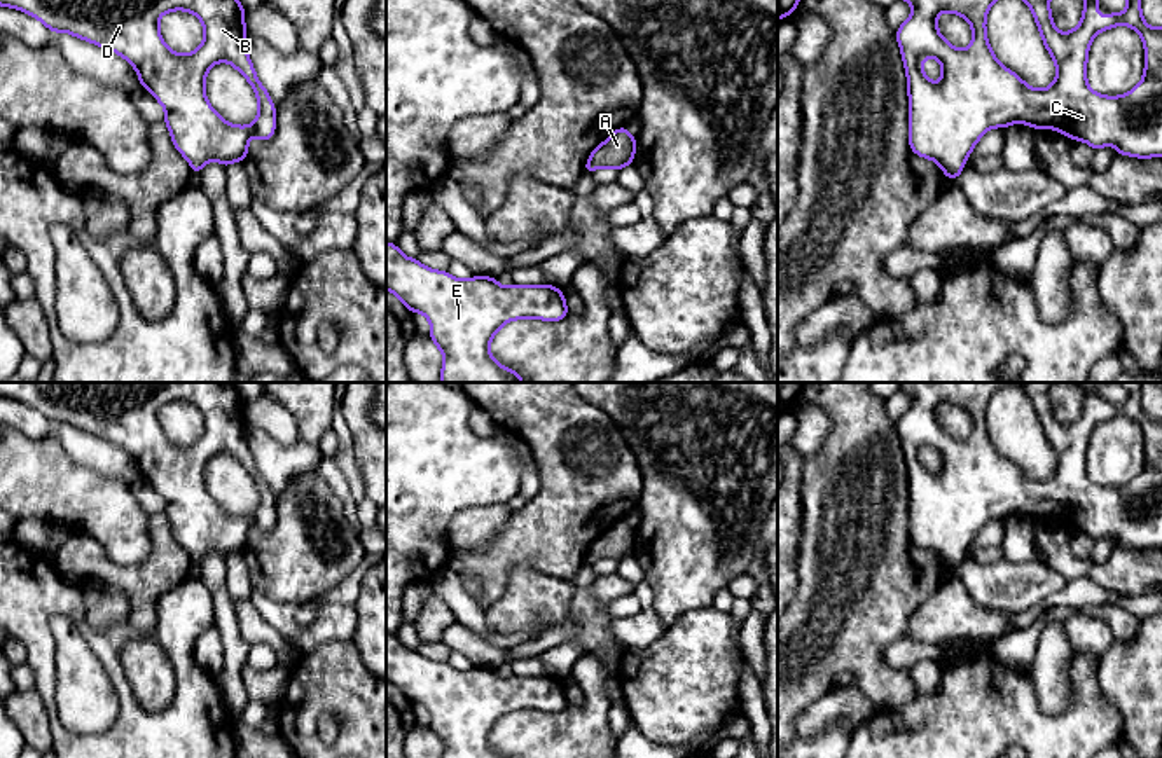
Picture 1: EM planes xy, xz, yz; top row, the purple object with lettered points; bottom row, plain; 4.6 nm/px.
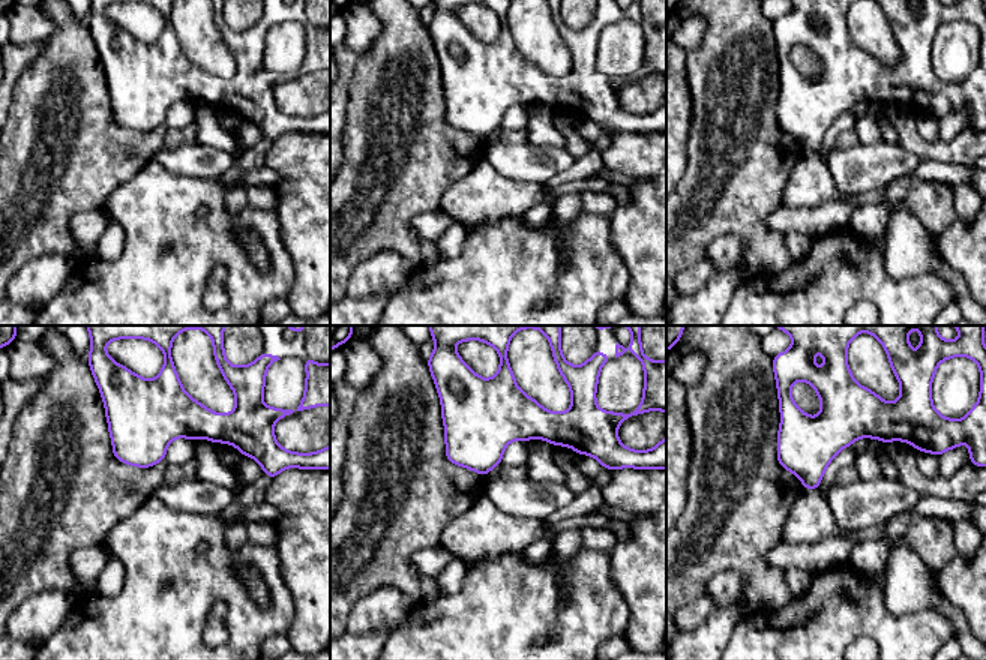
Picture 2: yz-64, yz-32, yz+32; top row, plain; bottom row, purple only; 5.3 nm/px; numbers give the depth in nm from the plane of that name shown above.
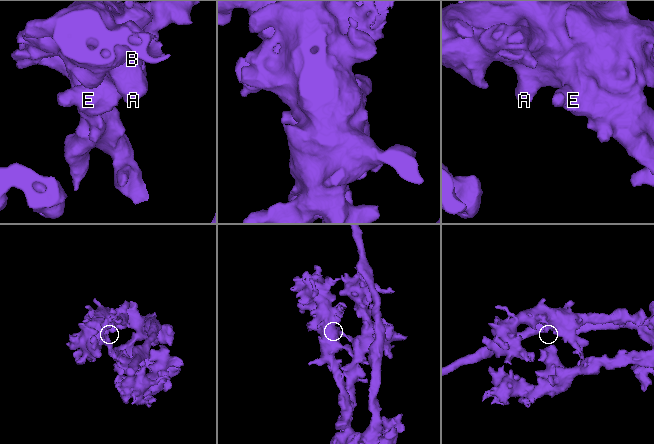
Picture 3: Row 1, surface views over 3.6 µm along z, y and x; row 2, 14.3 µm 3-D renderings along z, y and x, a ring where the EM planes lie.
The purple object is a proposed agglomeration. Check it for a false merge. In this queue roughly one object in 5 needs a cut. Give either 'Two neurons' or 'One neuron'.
One neuron

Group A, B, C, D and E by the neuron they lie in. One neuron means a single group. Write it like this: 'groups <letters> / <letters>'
groups A B C D E

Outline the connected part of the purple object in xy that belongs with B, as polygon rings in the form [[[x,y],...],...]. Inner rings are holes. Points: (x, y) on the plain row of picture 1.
[[[0,382],[0,396],[37,409],[52,424],[70,424],[129,452],[138,465],[140,477],[164,498],[164,515],[171,524],[173,538],[189,552],[192,564],[199,566],[203,557],[213,550],[224,559],[231,554],[243,554],[252,527],[267,533],[274,526],[276,498],[250,452],[246,400],[239,396],[234,382]],[[171,402],[192,403],[203,414],[204,431],[190,445],[173,444],[161,428],[159,409]],[[220,452],[232,456],[253,479],[259,506],[250,517],[229,515],[206,491],[206,465]]]

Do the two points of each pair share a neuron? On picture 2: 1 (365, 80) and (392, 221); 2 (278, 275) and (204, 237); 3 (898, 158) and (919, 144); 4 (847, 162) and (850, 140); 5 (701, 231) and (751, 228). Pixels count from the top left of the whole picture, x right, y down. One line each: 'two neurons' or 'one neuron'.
1: one neuron
2: one neuron
3: two neurons
4: two neurons
5: one neuron

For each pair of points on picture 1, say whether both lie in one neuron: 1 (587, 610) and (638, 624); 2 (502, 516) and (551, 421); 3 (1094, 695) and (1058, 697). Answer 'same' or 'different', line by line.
1: different
2: different
3: different

